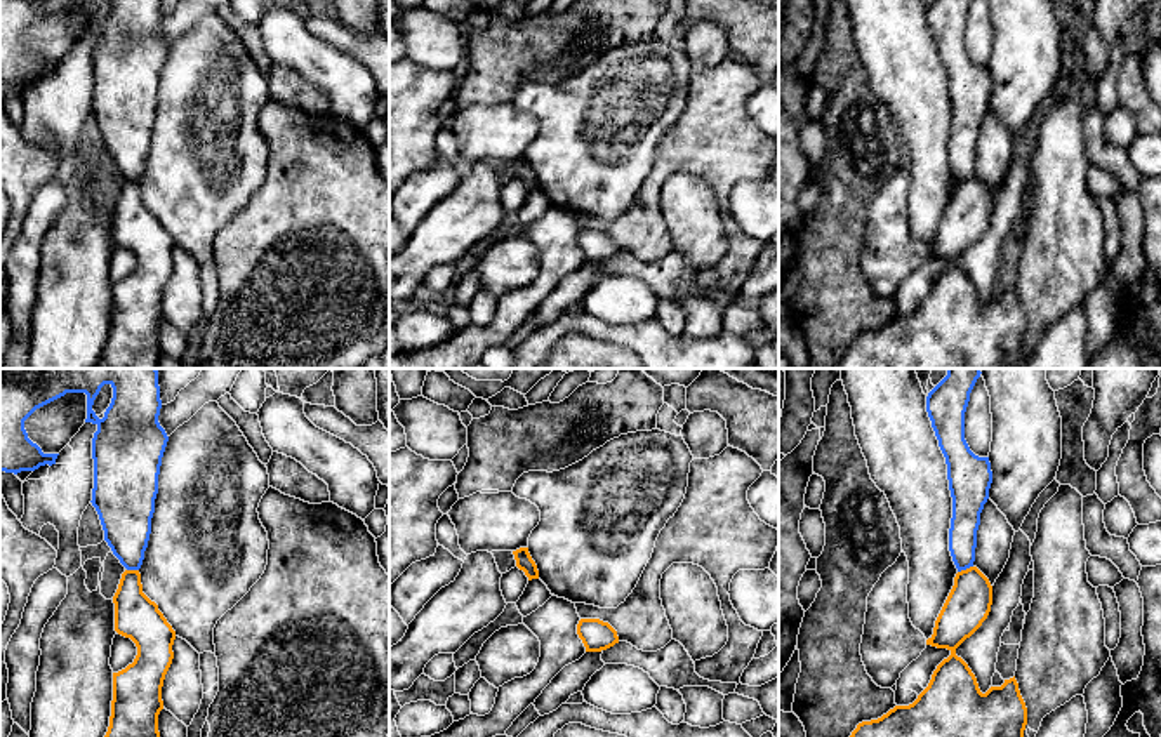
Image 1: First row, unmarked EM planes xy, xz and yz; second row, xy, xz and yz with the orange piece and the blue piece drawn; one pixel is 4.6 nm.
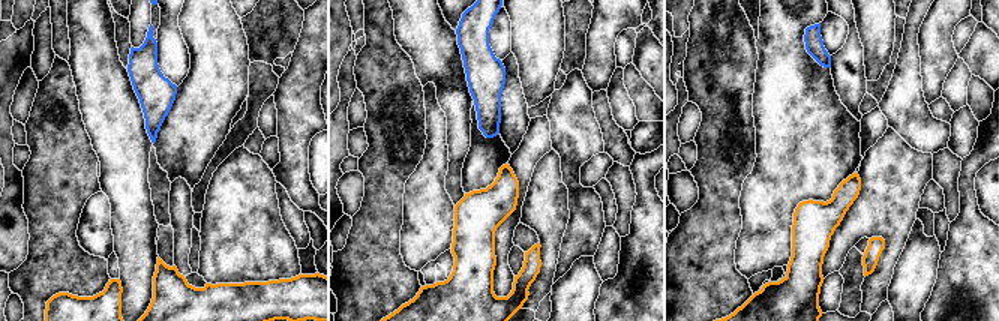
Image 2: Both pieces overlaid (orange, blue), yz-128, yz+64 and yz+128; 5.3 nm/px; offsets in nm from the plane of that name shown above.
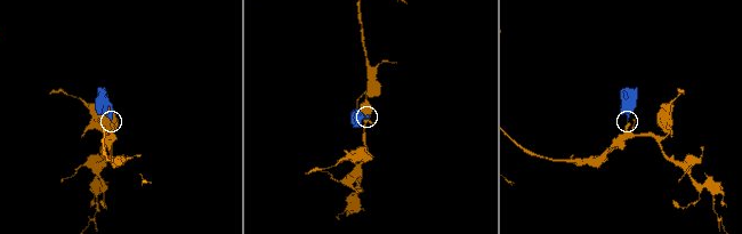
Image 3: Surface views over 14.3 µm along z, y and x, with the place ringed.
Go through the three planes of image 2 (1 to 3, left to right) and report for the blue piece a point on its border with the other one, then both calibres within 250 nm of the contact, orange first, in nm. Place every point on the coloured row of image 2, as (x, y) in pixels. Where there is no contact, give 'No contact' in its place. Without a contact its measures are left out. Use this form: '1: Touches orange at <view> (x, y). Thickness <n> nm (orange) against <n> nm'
1: No contact
2: No contact
3: No contact

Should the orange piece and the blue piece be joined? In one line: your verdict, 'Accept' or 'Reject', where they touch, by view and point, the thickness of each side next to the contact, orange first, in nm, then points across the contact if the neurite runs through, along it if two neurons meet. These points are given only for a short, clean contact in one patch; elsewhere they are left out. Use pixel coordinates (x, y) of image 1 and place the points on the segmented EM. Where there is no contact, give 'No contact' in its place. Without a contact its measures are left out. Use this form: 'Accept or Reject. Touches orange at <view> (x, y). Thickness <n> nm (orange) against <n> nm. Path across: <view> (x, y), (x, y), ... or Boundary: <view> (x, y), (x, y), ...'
Reject. Touches orange at yz (967, 569). Thickness 200 nm (orange) against 130 nm. Boundary: yz (972, 565), (958, 572)

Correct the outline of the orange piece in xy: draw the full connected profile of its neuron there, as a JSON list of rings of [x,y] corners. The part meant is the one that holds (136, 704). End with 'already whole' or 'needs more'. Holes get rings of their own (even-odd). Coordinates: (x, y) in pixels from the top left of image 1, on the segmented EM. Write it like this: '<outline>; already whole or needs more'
[[[125,570],[122,574],[113,603],[115,631],[136,643],[137,655],[125,669],[113,673],[111,716],[104,737],[160,737],[162,687],[174,659],[176,631],[158,610],[158,605],[143,593],[139,570]]]; already whole

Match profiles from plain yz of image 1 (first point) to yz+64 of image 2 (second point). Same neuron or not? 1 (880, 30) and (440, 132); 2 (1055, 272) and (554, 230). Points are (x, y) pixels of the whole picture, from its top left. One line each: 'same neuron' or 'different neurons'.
1: different neurons
2: different neurons

